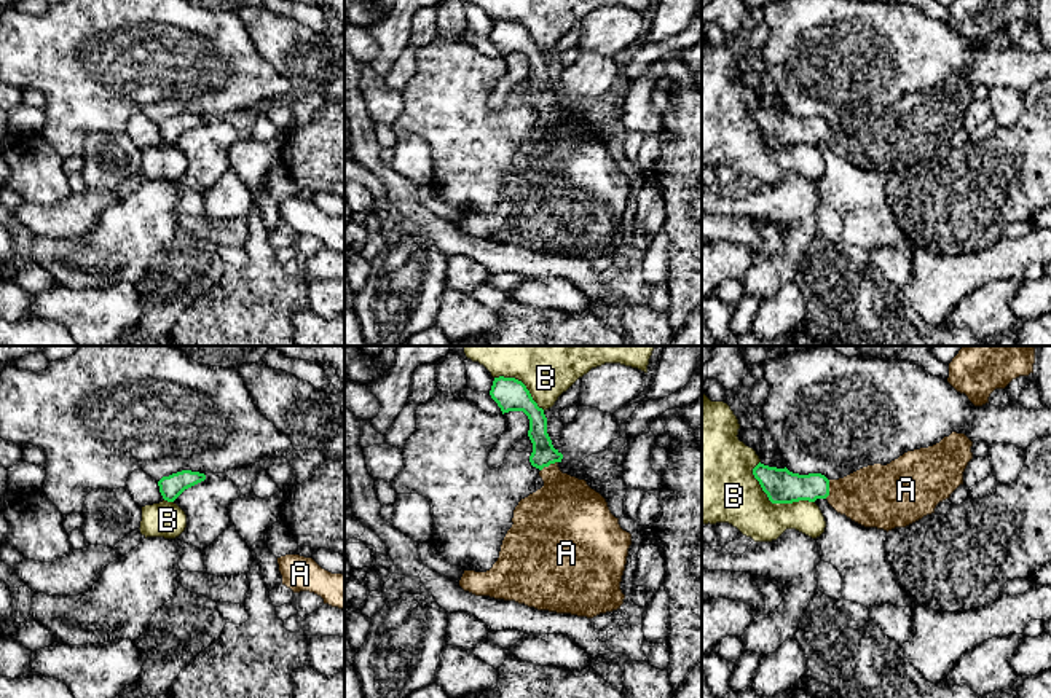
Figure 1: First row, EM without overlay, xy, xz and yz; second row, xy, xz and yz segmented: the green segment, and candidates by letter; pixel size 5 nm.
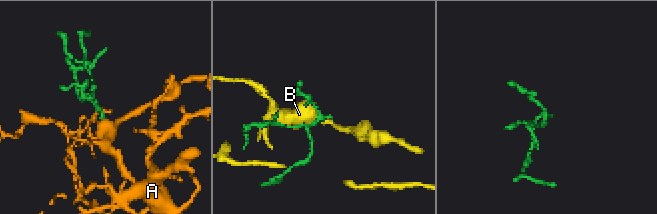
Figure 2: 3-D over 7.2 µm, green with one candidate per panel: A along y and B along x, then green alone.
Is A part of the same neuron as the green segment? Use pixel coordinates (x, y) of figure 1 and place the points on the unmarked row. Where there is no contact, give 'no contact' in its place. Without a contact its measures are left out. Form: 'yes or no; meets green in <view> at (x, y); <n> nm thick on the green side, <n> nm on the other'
yes; meets green in yz at (828, 133); 180 nm thick on the green side, 320 nm on the other

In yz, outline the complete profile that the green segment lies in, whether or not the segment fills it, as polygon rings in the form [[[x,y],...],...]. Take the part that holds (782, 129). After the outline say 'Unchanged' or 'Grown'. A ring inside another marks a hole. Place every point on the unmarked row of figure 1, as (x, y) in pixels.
[[[952,75],[939,86],[907,94],[887,108],[863,110],[844,121],[799,118],[758,107],[754,121],[772,147],[826,142],[840,158],[864,171],[892,174],[935,156],[939,145],[963,127],[973,84]]]. Grown

